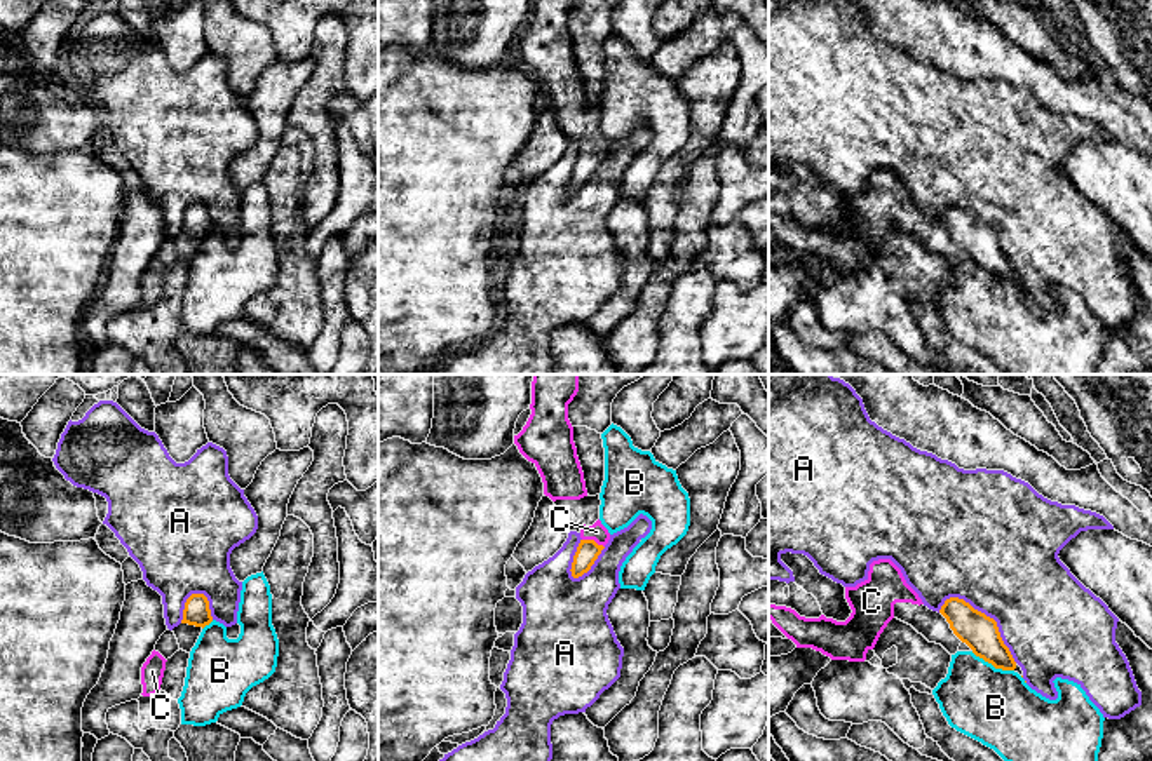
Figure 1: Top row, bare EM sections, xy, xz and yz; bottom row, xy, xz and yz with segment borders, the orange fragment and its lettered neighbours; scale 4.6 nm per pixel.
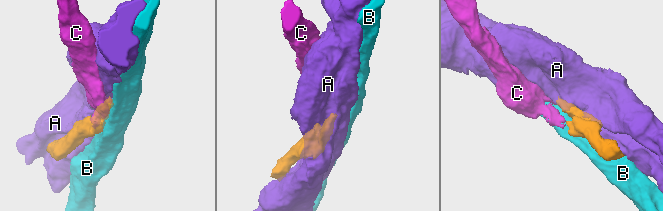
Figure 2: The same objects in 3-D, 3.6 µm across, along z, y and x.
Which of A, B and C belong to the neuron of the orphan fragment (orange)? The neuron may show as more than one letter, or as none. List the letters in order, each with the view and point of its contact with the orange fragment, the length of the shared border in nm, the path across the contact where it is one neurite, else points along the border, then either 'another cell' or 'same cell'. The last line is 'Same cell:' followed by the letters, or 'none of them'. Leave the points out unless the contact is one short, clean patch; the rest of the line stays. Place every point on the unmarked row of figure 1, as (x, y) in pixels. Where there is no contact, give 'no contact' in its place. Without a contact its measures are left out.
A: contact yz (989, 227); length 440 nm; another cell
B: contact yz (992, 274); length 220 nm; another cell
C: contact xz (593, 150); length 110 nm; way xz (588, 161), (593, 150), (596, 141); same cell
Same cell: C

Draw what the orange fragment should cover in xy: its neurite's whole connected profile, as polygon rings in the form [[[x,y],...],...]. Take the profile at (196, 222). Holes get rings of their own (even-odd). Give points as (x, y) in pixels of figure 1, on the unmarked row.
[[[192,204],[185,212],[181,233],[204,239],[211,232],[213,232],[213,226],[211,226],[207,207],[204,204]]]

